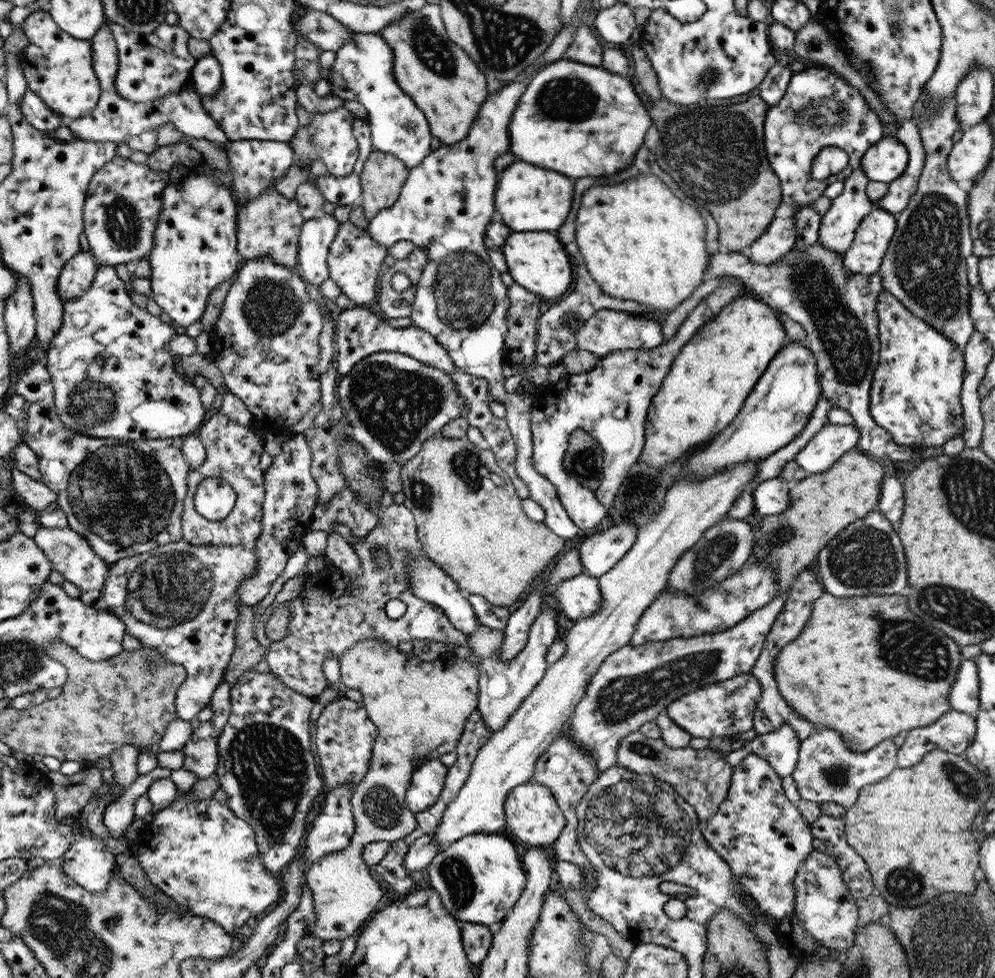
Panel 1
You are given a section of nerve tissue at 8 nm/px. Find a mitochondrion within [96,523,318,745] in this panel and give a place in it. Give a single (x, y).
(170, 587)

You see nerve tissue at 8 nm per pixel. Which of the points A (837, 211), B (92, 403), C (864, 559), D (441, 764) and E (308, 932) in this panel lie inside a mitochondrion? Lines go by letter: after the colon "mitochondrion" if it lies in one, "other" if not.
A: other
B: mitochondrion
C: mitochondrion
D: other
E: other

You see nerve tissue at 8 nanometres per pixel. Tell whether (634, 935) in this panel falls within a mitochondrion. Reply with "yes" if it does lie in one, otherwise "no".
no

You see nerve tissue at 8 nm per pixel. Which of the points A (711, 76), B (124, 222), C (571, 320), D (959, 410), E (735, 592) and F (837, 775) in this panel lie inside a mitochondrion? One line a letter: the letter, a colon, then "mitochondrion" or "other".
A: mitochondrion
B: mitochondrion
C: mitochondrion
D: other
E: mitochondrion
F: mitochondrion

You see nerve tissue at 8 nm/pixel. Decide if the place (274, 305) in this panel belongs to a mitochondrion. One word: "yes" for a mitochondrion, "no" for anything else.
yes

